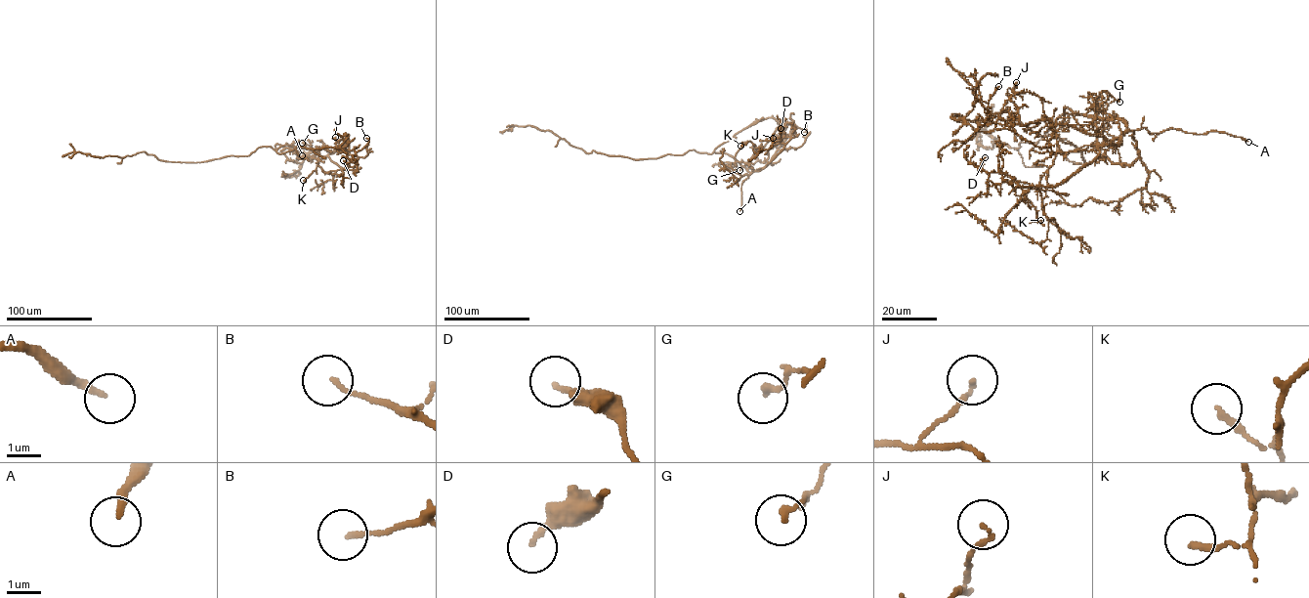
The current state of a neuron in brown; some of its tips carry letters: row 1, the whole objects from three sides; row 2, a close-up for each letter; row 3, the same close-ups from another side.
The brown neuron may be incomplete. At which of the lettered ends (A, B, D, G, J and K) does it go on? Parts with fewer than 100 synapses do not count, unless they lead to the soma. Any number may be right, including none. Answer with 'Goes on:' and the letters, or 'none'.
Goes on: A

